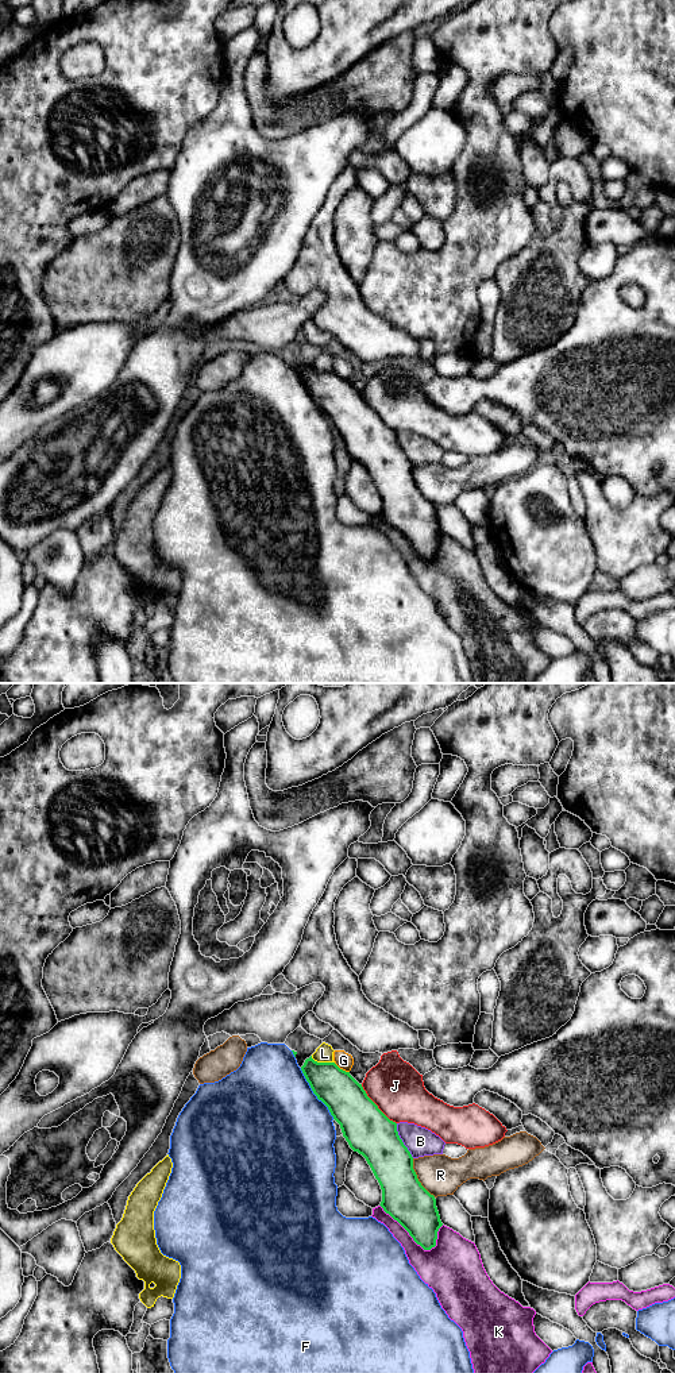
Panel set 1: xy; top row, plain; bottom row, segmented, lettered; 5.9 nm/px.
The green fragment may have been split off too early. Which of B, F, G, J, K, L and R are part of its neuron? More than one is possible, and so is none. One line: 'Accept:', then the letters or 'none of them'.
Accept: none of them

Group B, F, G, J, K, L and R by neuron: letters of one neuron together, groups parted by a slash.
B / F / G / J / K / L / R

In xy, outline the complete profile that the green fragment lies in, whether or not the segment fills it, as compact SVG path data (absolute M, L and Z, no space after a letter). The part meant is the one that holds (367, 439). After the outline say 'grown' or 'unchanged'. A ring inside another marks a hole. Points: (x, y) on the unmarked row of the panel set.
M310 365L301 379L313 402L340 433L350 456L362 463L370 474L382 498L379 514L383 520L397 529L424 559L435 556L437 540L443 535L436 508L418 490L413 478L413 466L398 444L397 432L378 417L350 381L340 378L335 371L317 371Z; unchanged

